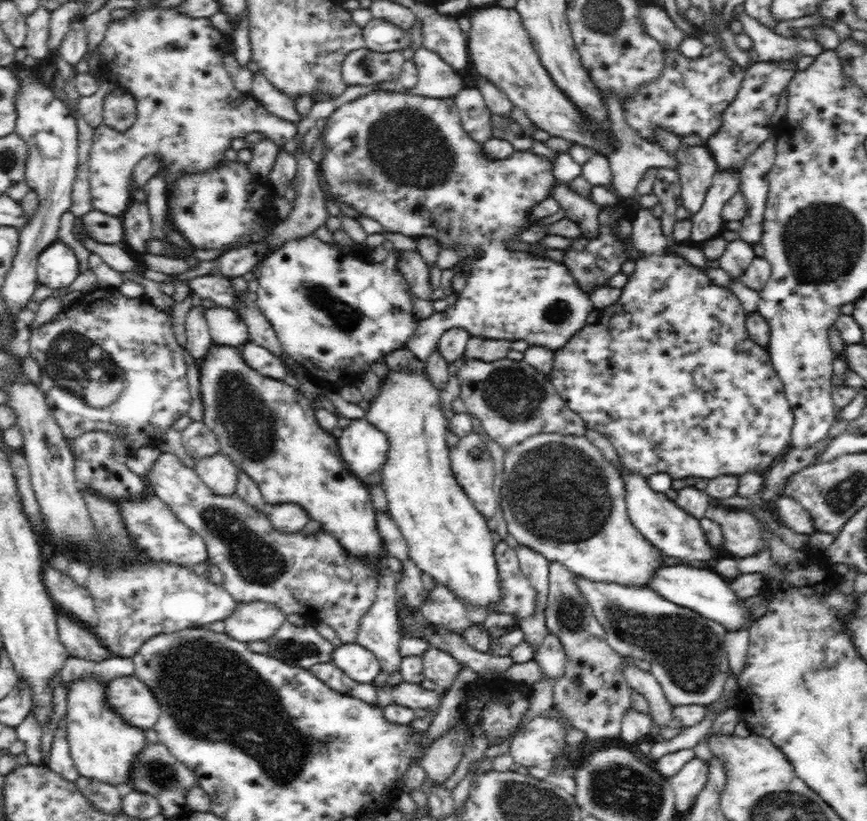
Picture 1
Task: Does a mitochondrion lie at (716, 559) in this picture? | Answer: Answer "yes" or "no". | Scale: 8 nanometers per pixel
no

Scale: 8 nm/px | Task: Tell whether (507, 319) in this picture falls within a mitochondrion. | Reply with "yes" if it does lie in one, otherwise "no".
no

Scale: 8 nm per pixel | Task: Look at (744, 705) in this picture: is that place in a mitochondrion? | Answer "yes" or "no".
no

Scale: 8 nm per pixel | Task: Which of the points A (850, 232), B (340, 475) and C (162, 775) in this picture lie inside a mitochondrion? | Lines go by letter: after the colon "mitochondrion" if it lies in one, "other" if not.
A: mitochondrion
B: other
C: mitochondrion

